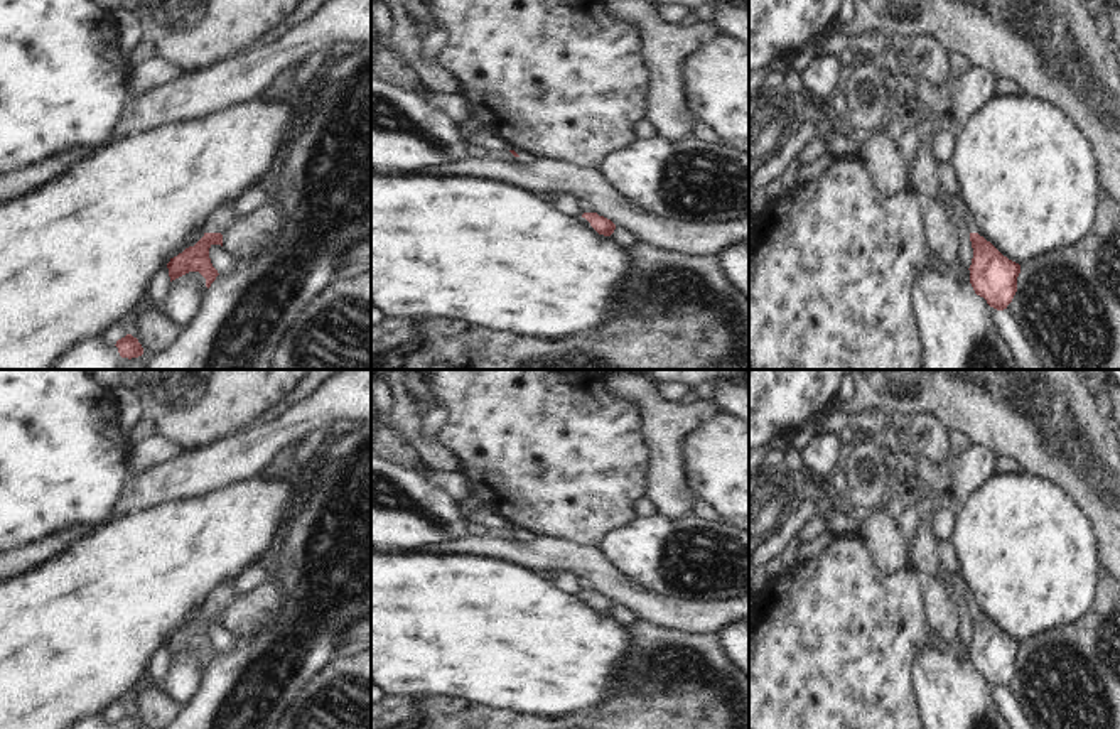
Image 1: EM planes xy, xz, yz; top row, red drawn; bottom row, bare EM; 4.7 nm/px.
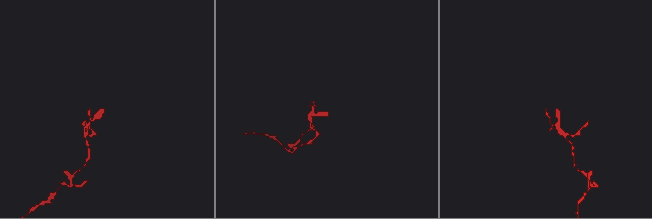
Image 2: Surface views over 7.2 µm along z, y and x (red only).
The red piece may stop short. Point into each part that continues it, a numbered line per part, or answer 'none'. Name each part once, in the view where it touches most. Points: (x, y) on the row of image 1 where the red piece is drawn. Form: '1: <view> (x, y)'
1: xy (223, 218)

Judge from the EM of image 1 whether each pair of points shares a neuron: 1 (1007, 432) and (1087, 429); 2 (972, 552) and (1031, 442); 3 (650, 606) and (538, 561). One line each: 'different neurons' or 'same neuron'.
1: same neuron
2: different neurons
3: same neuron

